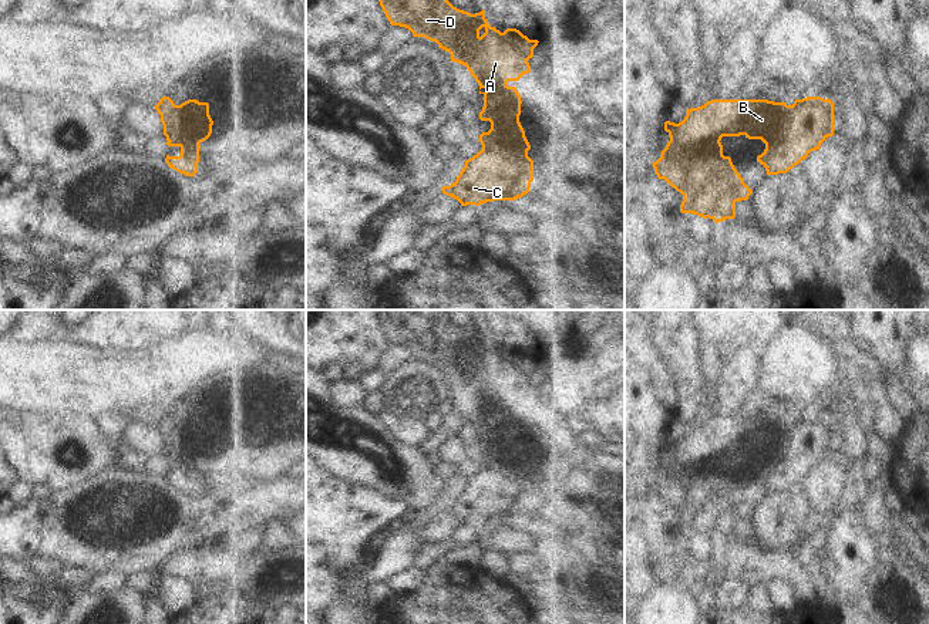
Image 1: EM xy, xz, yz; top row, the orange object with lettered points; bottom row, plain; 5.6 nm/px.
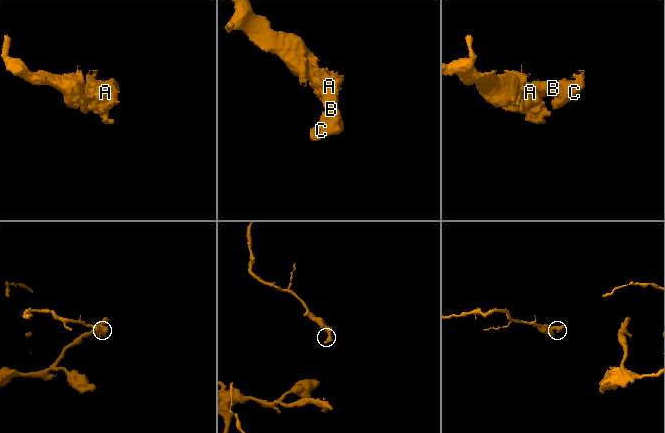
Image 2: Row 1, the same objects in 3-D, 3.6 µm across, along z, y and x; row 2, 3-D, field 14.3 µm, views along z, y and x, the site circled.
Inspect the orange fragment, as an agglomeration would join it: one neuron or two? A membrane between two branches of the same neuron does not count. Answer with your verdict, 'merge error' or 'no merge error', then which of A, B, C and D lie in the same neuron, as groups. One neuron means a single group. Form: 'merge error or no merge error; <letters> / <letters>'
merge error; A B D / C

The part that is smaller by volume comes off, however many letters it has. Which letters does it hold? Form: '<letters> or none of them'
C

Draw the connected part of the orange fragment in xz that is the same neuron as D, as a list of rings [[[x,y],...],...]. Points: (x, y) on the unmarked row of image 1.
[[[377,310],[380,324],[391,344],[408,347],[414,355],[435,360],[440,367],[451,372],[451,380],[467,385],[481,407],[485,407],[484,425],[479,431],[481,439],[489,439],[491,448],[479,453],[482,466],[505,463],[528,470],[531,463],[519,441],[521,414],[508,399],[518,399],[531,389],[528,381],[533,375],[538,358],[529,358],[516,347],[504,351],[491,345],[485,337],[485,328],[471,333],[454,326],[445,314],[438,310]]]

